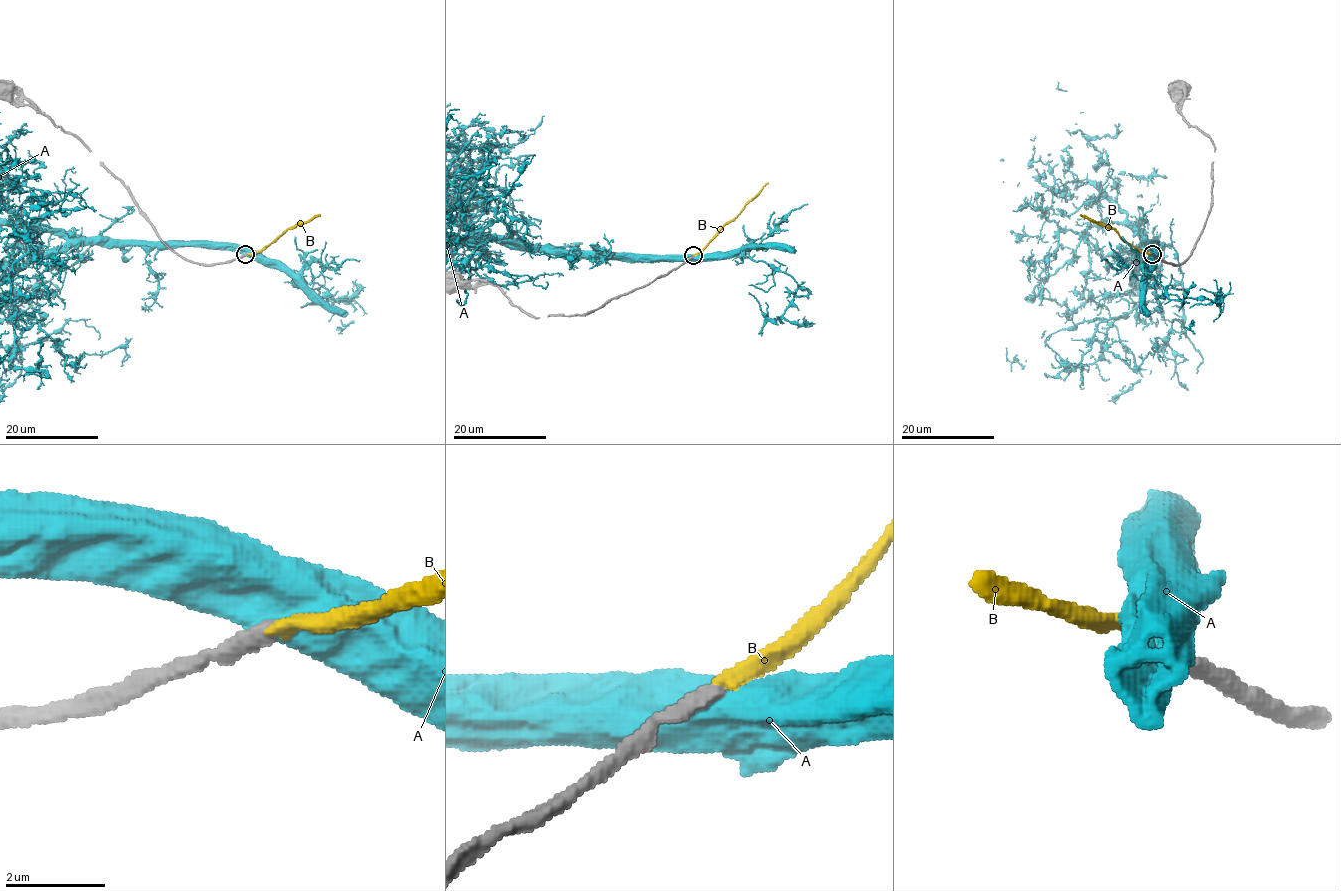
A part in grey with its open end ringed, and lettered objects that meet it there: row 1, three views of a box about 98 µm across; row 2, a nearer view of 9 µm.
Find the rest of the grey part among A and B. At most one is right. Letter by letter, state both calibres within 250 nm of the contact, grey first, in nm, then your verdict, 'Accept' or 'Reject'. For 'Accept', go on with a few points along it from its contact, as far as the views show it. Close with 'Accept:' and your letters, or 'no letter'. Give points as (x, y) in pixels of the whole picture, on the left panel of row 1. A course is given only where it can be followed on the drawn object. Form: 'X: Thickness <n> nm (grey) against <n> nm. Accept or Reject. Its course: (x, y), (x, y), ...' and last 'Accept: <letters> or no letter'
A: Thickness 380 nm (grey) against 800 nm. Reject
B: Thickness 340 nm (grey) against 320 nm. Accept. Its course: (245, 254), (260, 252), (286, 231), (320, 214)
Accept: B

